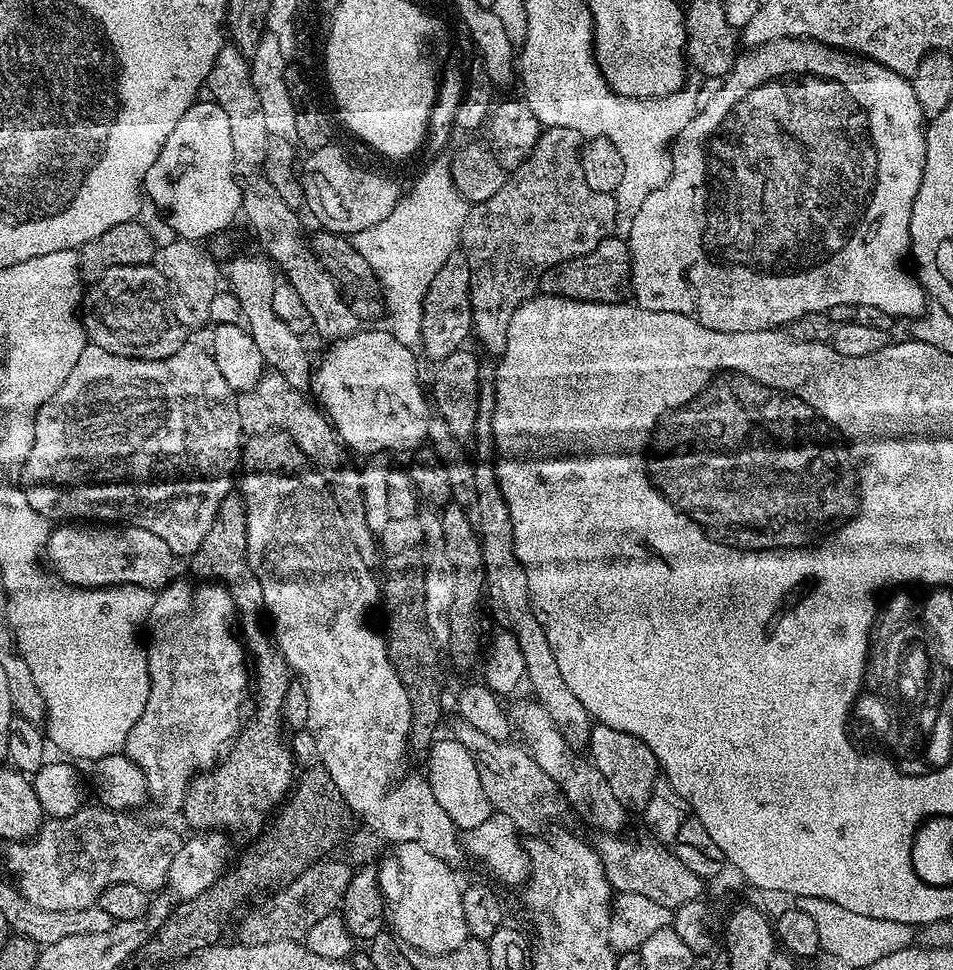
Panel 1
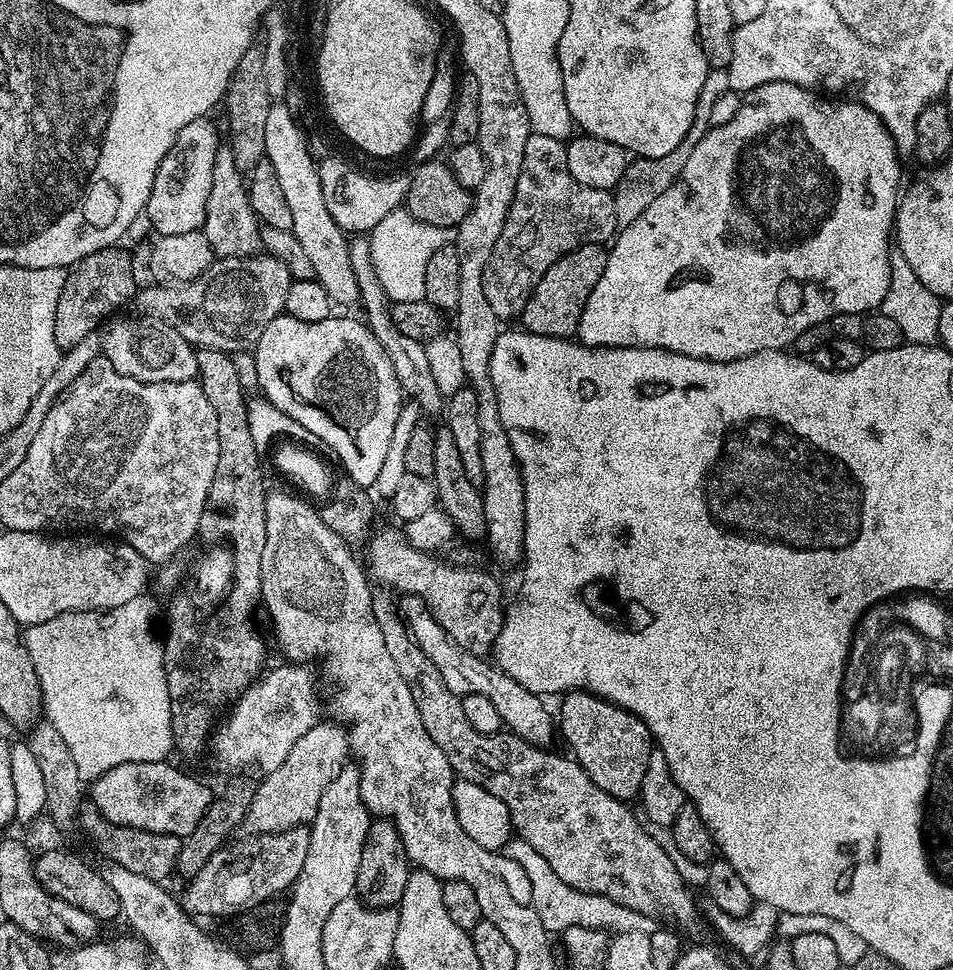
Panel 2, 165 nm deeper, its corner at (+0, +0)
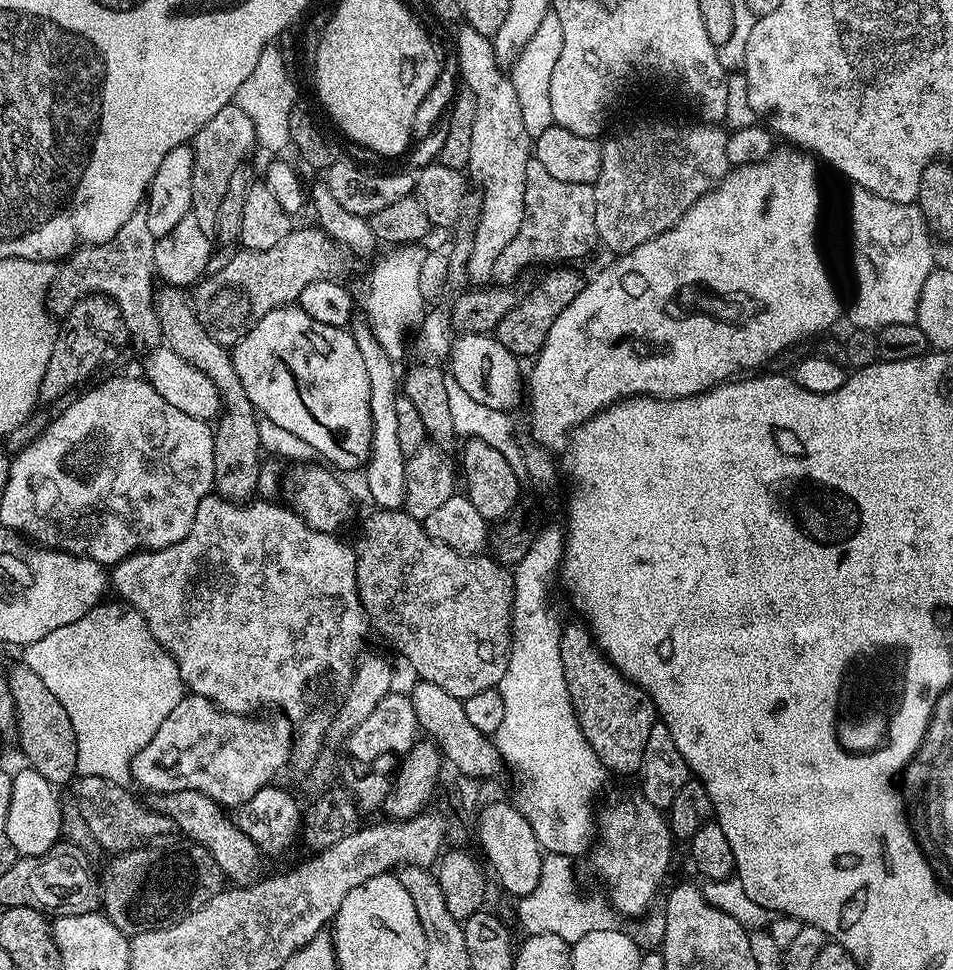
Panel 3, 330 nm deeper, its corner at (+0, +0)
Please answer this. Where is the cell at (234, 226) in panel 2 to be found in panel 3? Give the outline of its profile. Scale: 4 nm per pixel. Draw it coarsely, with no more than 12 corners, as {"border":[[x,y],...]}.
{"border":[[235,102],[191,141],[192,211],[215,233],[226,182],[257,147]]}

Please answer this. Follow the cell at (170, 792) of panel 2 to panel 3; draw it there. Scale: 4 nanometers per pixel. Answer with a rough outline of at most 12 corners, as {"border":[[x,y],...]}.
{"border":[[161,792],[150,807],[210,850],[233,885],[261,879],[262,853],[214,798]]}

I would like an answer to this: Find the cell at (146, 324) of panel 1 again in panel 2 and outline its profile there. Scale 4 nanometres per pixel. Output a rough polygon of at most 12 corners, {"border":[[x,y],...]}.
{"border":[[155,316],[113,319],[103,359],[138,382],[197,379],[196,348]]}

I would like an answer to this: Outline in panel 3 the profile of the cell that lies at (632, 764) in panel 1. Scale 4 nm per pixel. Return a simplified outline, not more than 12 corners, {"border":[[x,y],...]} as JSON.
{"border":[[565,623],[578,726],[609,773],[639,773],[656,707]]}

